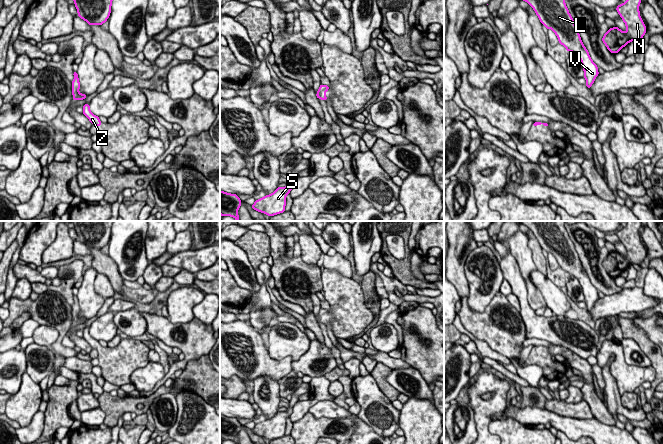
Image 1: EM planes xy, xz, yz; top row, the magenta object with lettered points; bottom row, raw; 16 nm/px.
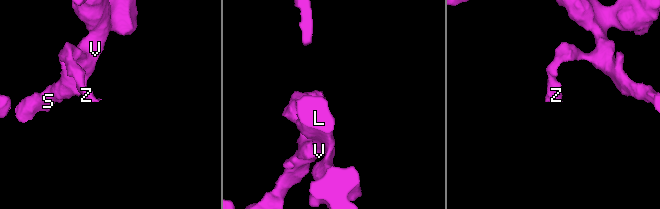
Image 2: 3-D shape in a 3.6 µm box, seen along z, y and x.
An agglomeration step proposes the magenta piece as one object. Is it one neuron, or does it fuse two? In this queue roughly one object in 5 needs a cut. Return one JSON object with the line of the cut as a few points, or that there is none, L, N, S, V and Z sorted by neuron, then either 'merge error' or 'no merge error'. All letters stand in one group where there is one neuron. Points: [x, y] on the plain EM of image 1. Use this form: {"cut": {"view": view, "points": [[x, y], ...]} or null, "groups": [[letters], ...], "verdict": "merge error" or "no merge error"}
{"cut": null, "groups": [["L", "N", "S", "V", "Z"]], "verdict": "no merge error"}

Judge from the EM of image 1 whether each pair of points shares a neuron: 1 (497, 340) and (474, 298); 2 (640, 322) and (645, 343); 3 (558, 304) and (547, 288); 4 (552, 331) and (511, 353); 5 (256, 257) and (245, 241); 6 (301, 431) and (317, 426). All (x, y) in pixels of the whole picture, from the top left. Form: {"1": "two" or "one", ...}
{"1": "two", "2": "two", "3": "one", "4": "two", "5": "one", "6": "one"}

